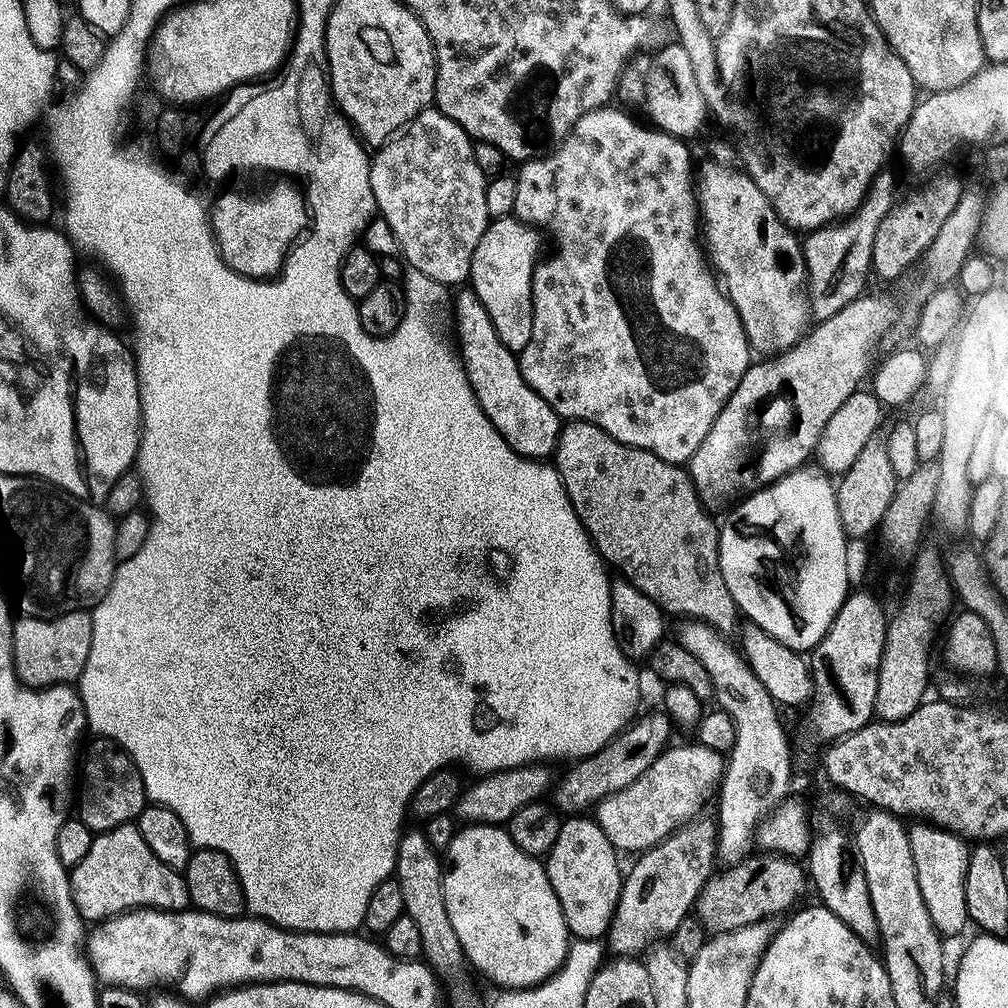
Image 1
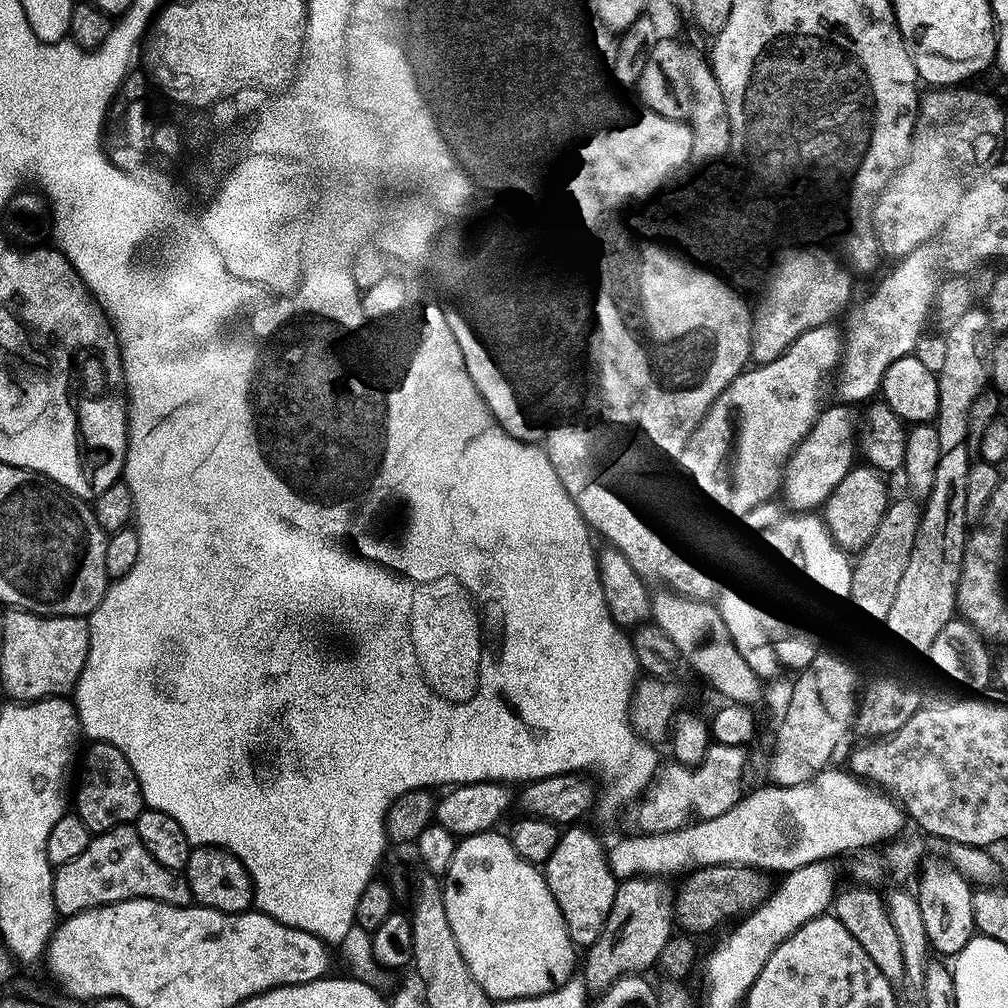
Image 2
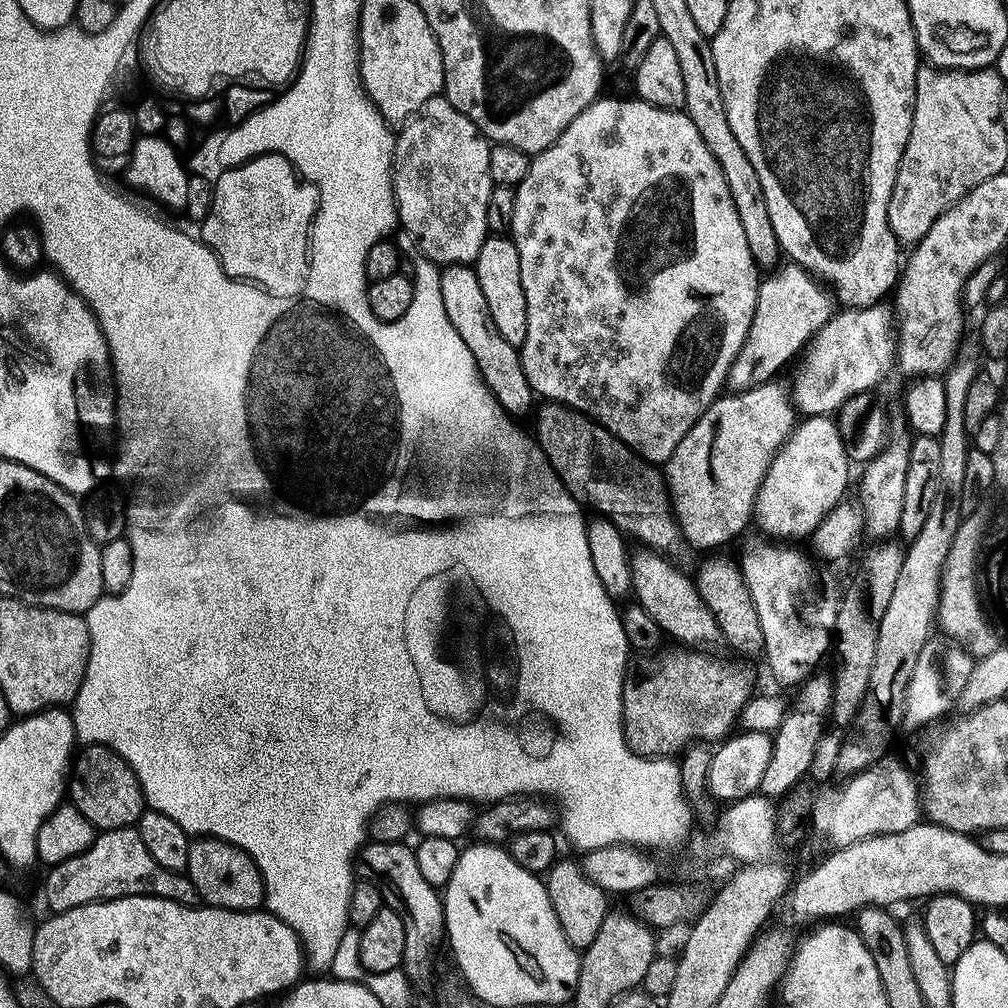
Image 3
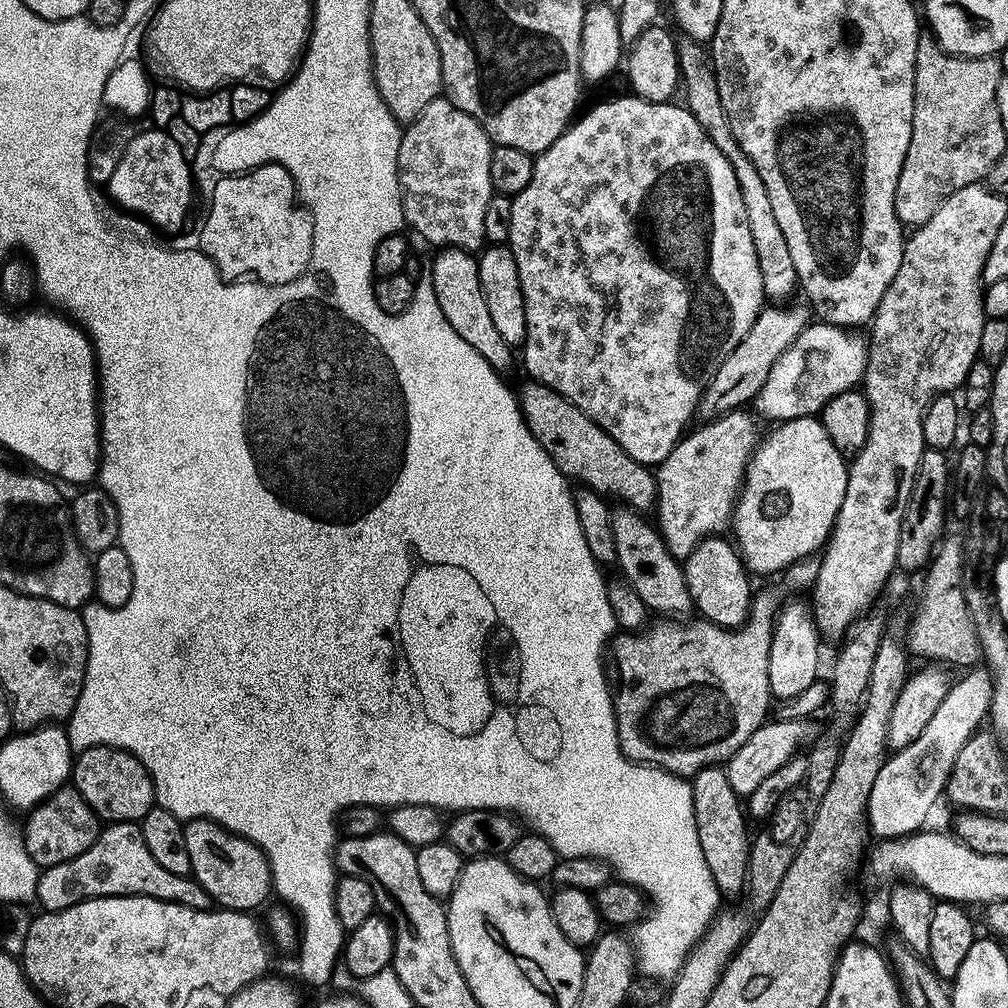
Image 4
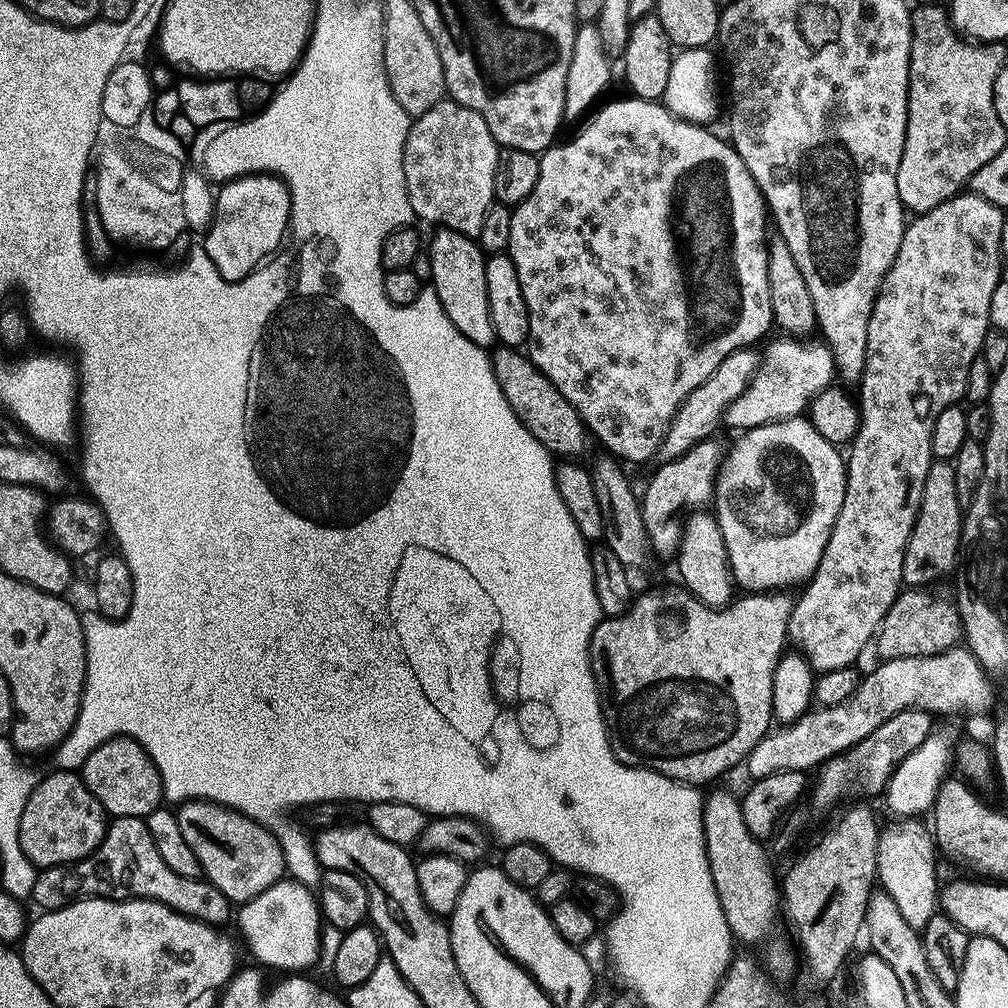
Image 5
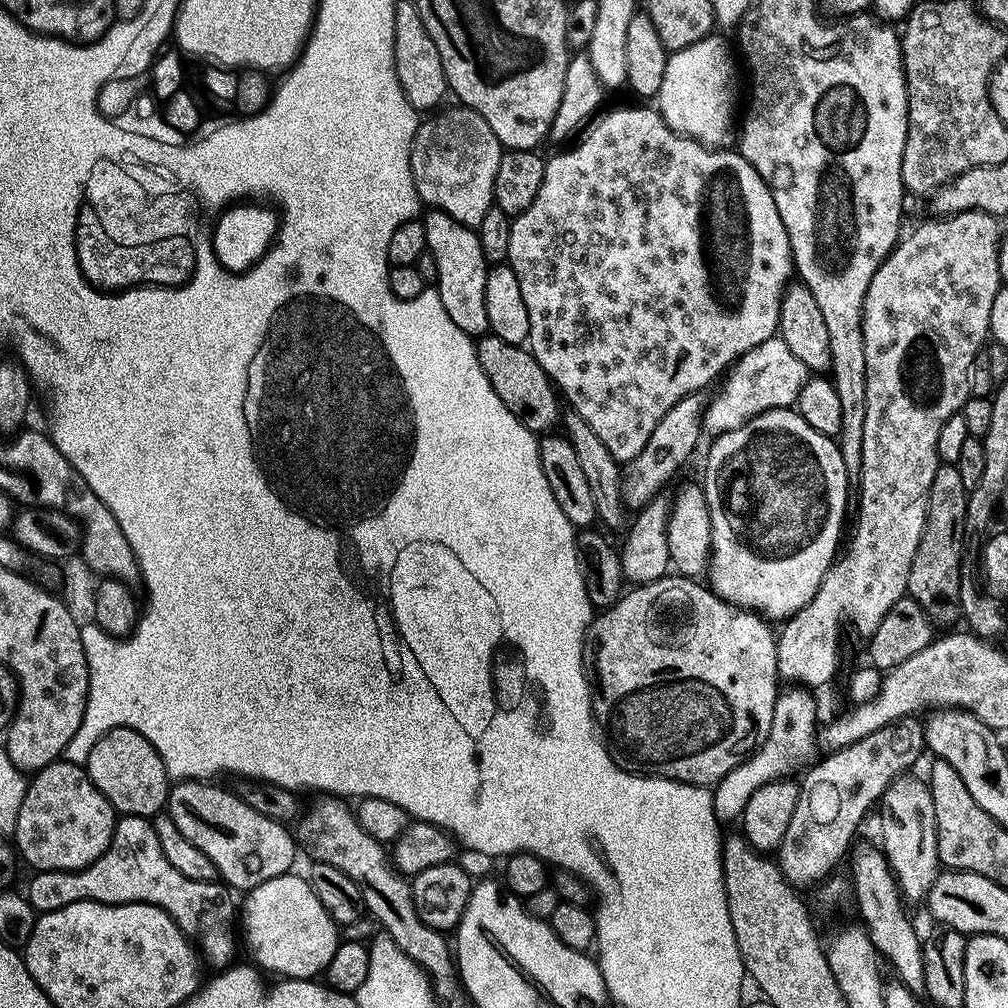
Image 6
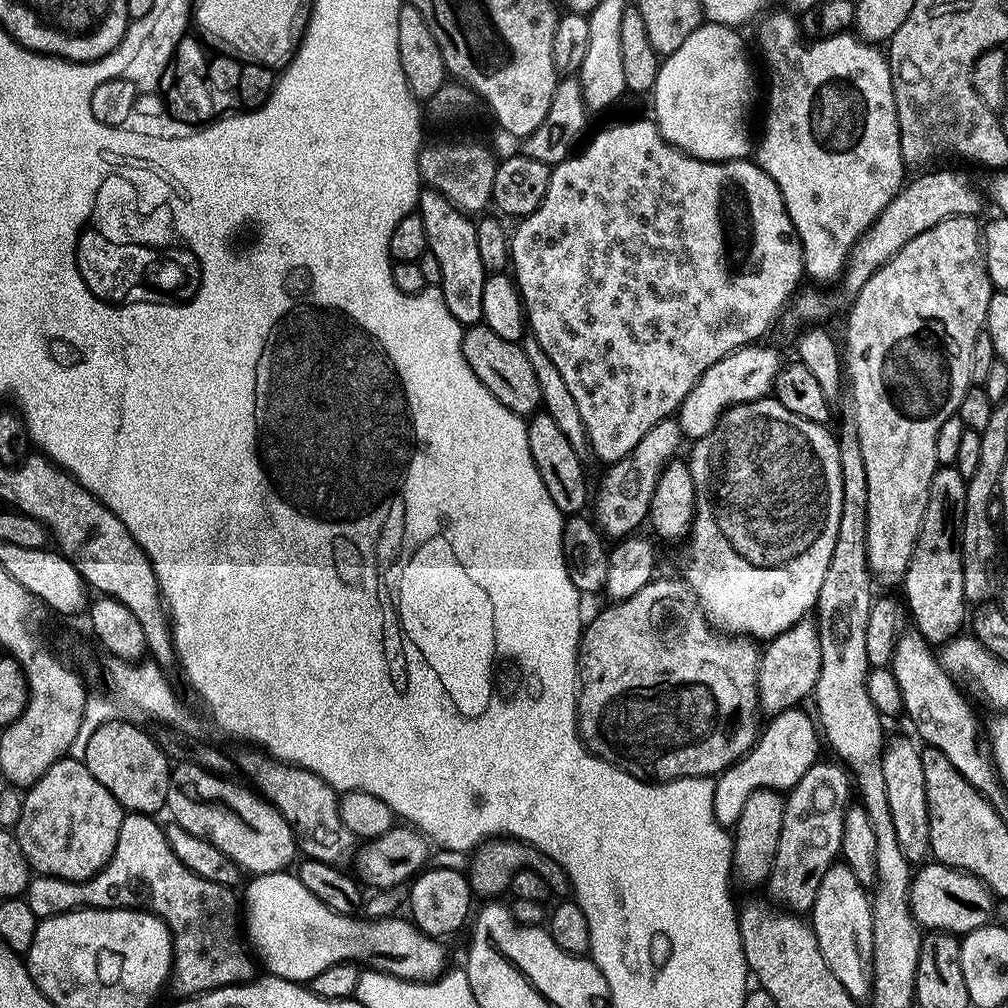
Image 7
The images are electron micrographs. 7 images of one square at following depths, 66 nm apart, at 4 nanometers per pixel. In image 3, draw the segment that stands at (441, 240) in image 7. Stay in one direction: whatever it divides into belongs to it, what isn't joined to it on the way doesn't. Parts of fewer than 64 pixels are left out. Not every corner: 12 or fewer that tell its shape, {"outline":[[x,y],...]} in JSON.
{"outline":[[470,264],[439,273],[442,306],[494,398],[533,411],[519,351],[498,334]]}

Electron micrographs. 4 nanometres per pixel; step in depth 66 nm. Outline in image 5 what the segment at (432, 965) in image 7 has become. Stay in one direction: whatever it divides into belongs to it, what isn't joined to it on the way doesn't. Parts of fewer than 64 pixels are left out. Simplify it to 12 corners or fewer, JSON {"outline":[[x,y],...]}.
{"outline":[[282,878],[237,918],[257,963],[304,972],[322,917],[307,885]]}

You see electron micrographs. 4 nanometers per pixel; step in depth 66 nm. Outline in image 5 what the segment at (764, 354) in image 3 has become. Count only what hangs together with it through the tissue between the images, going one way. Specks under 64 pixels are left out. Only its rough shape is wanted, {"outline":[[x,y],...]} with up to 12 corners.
{"outline":[[737,348],[680,404],[660,444],[677,460],[715,437],[760,365]]}

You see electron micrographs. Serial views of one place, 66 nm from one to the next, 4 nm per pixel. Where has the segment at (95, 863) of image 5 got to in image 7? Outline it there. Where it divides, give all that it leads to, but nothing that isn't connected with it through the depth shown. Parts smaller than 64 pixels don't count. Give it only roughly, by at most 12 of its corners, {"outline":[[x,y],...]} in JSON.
{"outline":[[128,812],[100,872],[33,875],[37,918],[138,908],[172,935],[170,988],[191,998],[253,979],[227,884],[178,862]]}

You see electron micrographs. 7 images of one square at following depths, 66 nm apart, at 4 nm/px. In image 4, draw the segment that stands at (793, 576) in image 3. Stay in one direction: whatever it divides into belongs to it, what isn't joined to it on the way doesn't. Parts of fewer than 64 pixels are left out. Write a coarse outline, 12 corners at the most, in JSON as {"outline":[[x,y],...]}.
{"outline":[[809,605],[779,609],[770,690],[795,698],[818,679],[820,640]]}

